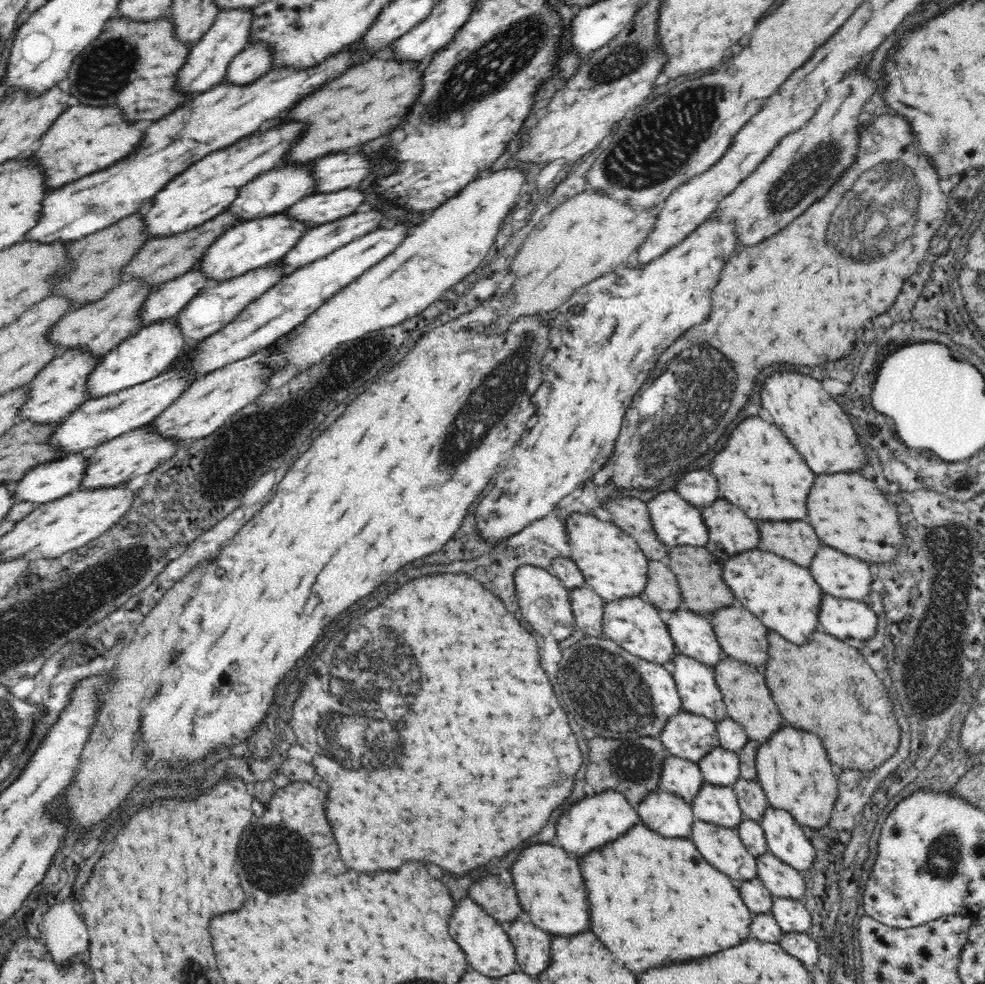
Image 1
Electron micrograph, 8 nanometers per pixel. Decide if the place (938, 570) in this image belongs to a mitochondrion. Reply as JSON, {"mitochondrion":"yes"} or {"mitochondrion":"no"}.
{"mitochondrion":"yes"}

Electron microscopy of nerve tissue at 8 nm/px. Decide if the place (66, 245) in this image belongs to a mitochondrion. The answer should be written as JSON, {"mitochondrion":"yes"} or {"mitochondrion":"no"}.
{"mitochondrion":"no"}

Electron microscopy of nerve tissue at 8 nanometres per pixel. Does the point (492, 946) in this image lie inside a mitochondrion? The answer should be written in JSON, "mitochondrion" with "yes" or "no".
{"mitochondrion":"no"}

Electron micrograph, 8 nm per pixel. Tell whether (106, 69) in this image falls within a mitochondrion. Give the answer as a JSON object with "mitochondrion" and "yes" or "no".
{"mitochondrion":"yes"}

